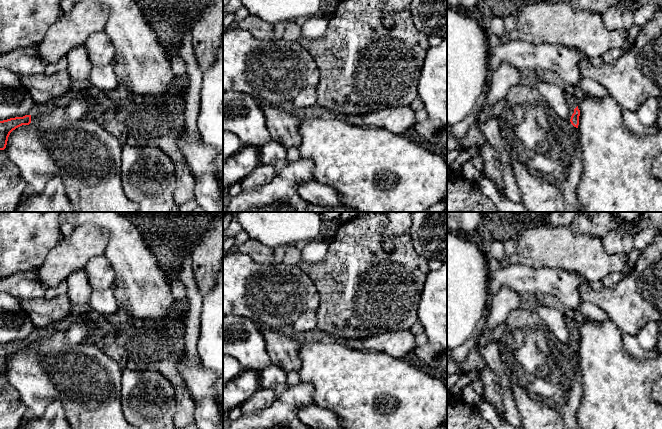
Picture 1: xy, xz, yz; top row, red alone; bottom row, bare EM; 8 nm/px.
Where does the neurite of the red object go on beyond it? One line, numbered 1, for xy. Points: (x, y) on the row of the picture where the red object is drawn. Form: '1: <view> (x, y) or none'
1: none

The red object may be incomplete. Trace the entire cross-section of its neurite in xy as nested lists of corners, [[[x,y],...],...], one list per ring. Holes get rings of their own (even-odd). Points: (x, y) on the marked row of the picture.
[[[31,115],[0,121],[0,150],[4,150],[6,148],[8,137],[13,130],[22,125],[29,125],[30,123]]]

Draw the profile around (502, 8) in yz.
[[[480,0],[478,8],[481,12],[487,12],[504,18],[516,15],[526,6],[545,0]]]

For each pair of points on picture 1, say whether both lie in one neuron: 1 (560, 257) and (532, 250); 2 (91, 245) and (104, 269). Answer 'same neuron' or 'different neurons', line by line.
1: same neuron
2: different neurons

